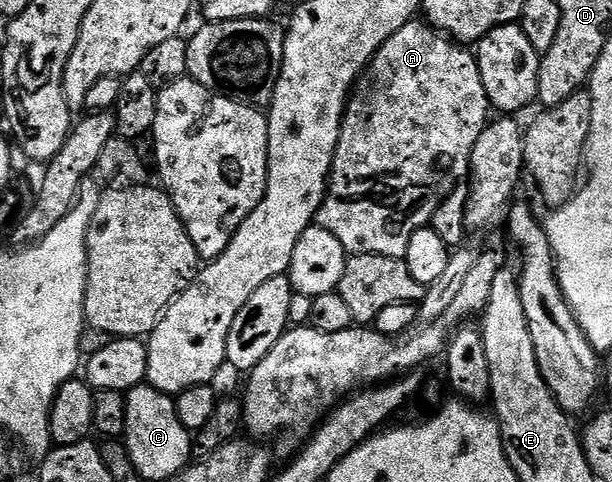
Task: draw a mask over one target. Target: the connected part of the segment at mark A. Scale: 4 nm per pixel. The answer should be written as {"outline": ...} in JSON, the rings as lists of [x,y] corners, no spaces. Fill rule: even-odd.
{"outline":[[[413,19],[409,23],[405,23],[405,27],[401,27],[401,31],[394,33],[375,52],[375,58],[359,74],[359,80],[355,82],[353,92],[348,100],[347,110],[343,112],[343,126],[339,132],[339,142],[331,164],[327,196],[324,197],[323,206],[320,207],[319,214],[314,219],[314,224],[329,231],[329,235],[333,235],[333,239],[337,239],[348,254],[372,253],[386,257],[406,258],[409,239],[413,235],[413,231],[430,226],[433,211],[437,211],[437,207],[443,200],[456,192],[455,184],[462,177],[464,180],[470,174],[473,147],[477,143],[477,138],[481,136],[481,131],[487,126],[489,120],[487,112],[492,112],[493,106],[487,97],[485,83],[481,83],[478,56],[472,50],[470,53],[467,49],[470,48],[456,43],[440,29],[435,29],[432,25],[427,24],[426,20]]]}

